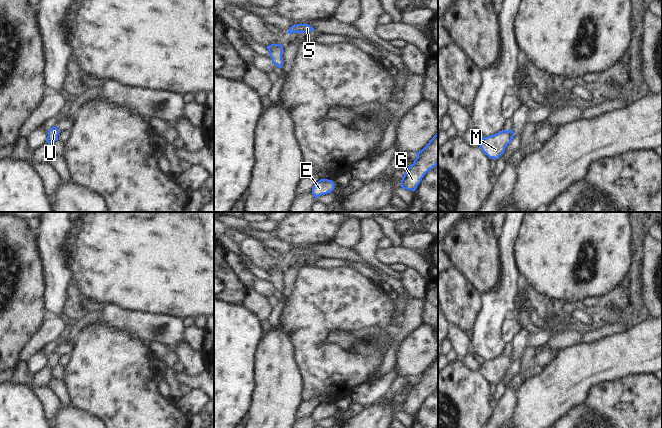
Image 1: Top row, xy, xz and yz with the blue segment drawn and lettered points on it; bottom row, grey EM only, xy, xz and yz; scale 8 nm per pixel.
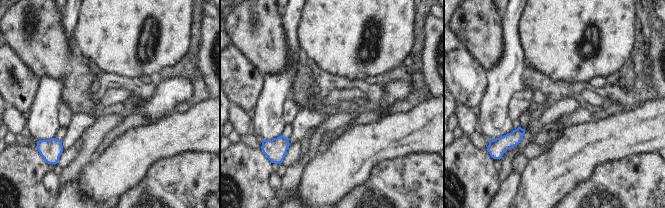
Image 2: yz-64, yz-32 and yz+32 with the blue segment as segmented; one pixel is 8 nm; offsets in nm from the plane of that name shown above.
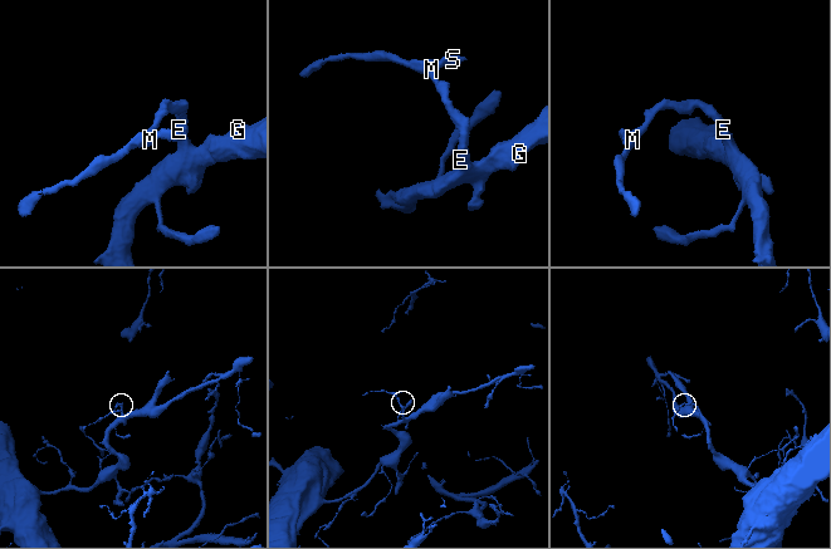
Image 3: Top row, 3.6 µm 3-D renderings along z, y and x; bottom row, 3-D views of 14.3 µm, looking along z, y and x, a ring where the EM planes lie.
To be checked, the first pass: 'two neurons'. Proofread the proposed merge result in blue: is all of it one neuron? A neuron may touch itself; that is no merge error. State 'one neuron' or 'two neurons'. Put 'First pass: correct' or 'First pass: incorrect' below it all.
one neuron
First pass: incorrect

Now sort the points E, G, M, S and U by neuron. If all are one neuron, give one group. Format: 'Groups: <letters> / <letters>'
Groups: E G M S U.

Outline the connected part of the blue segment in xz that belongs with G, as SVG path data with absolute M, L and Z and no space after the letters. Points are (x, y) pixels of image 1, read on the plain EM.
M438 355L429 367L419 376L417 382L406 394L402 404L403 413L415 415L424 399L438 388Z

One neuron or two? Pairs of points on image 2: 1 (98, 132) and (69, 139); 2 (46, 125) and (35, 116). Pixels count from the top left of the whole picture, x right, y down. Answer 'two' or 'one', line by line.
1: two
2: one

